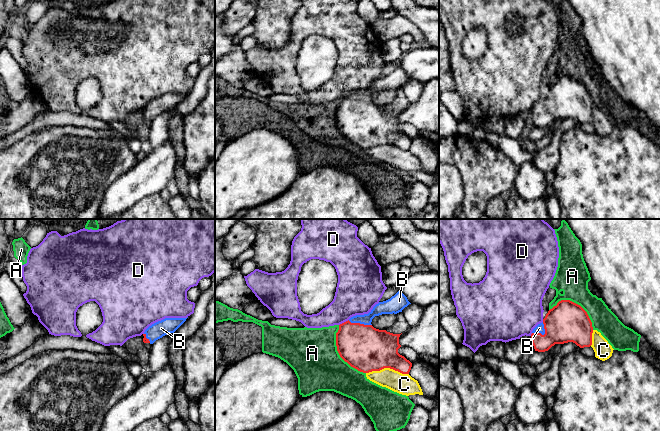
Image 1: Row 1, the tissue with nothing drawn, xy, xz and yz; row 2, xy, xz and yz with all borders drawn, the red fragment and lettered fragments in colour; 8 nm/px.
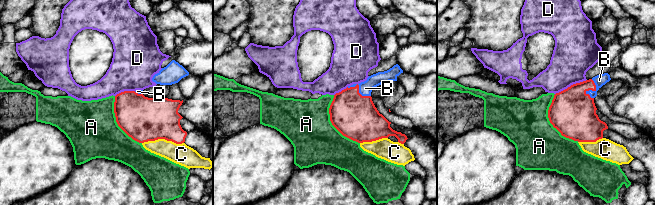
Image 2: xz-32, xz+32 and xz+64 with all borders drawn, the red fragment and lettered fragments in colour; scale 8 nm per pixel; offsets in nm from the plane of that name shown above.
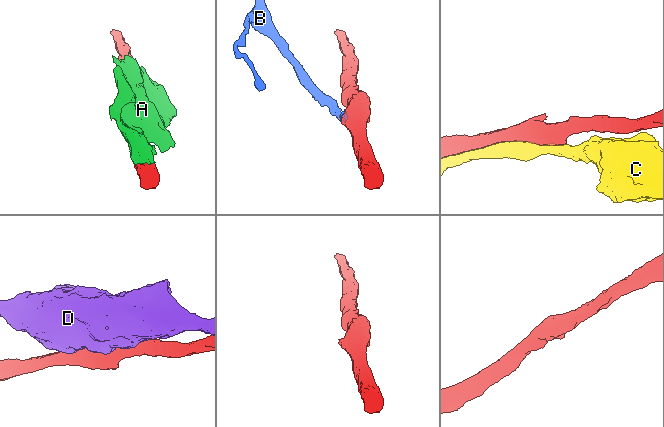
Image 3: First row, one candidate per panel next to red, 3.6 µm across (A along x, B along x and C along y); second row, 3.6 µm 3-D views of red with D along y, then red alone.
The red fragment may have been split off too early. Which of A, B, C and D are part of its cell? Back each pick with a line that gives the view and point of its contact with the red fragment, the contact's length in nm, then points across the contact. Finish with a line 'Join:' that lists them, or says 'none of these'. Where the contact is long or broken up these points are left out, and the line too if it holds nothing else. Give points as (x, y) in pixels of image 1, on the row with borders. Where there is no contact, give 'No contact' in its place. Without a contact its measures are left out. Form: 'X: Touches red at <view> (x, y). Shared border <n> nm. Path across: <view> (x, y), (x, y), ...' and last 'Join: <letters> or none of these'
B: Touches red at yz (544, 334). Shared border 130 nm. Path across: yz (566, 322), (544, 334), (539, 328)
Join: B

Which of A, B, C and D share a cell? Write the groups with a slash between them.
A / B / C / D

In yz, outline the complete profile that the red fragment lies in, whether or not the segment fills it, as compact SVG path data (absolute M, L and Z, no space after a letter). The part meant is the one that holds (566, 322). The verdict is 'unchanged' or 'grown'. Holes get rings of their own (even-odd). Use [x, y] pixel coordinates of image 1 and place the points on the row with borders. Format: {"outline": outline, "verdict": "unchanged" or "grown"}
{"outline": "M561 300L532 331L535 351L548 351L555 344L573 342L580 348L592 345L592 322L587 312L570 300Z", "verdict": "grown"}

